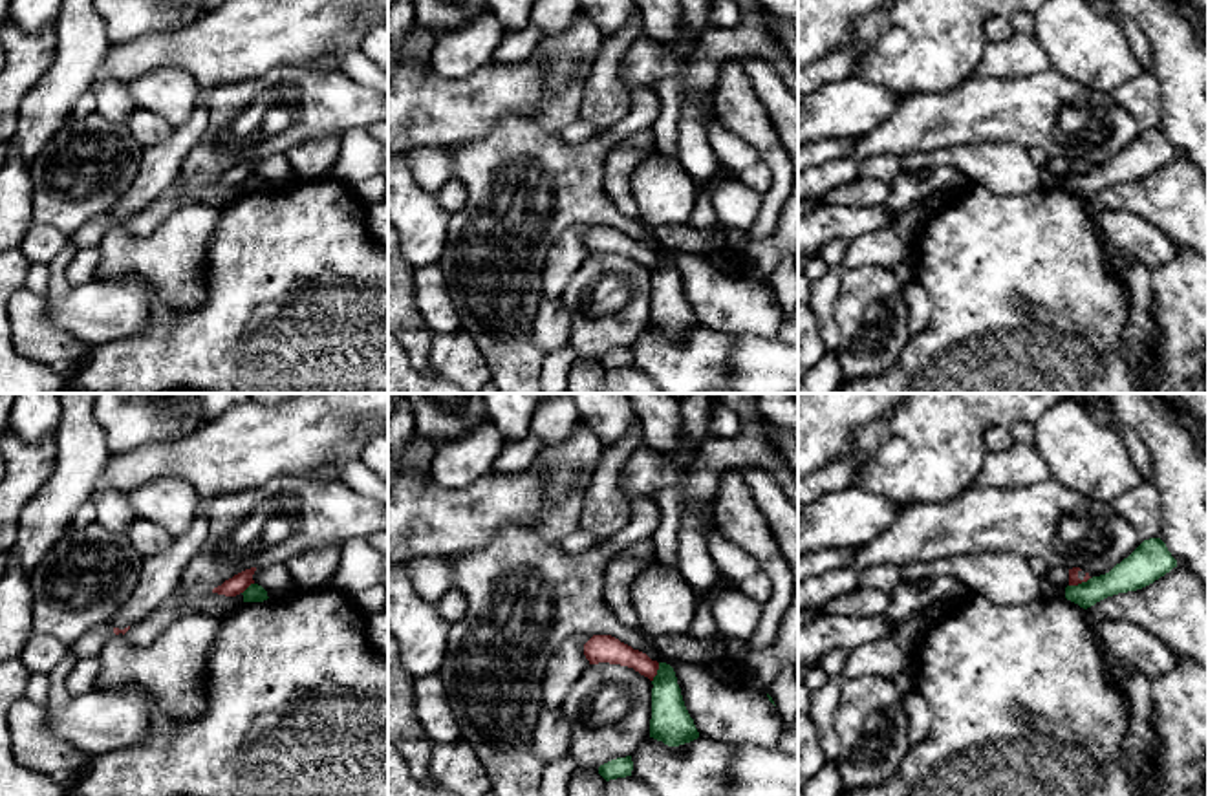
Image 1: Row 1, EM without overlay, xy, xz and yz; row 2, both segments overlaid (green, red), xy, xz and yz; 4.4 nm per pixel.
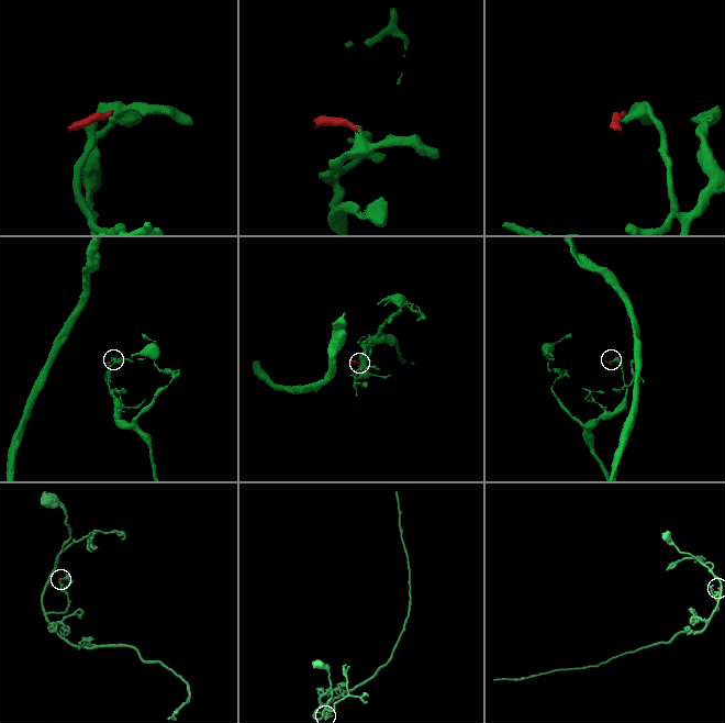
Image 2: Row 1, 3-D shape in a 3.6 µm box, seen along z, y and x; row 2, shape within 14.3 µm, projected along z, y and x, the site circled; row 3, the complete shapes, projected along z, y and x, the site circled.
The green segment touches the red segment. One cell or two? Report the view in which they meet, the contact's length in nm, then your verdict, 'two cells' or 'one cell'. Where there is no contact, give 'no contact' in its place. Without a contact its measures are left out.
contact in yz; length 100 nm; two cells

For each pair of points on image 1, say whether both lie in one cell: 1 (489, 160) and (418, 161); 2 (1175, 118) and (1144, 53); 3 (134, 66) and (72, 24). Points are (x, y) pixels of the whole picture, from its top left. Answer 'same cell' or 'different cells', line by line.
1: different cells
2: different cells
3: different cells

